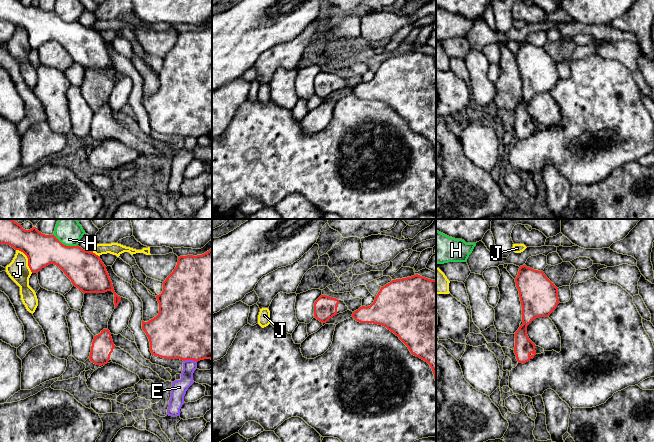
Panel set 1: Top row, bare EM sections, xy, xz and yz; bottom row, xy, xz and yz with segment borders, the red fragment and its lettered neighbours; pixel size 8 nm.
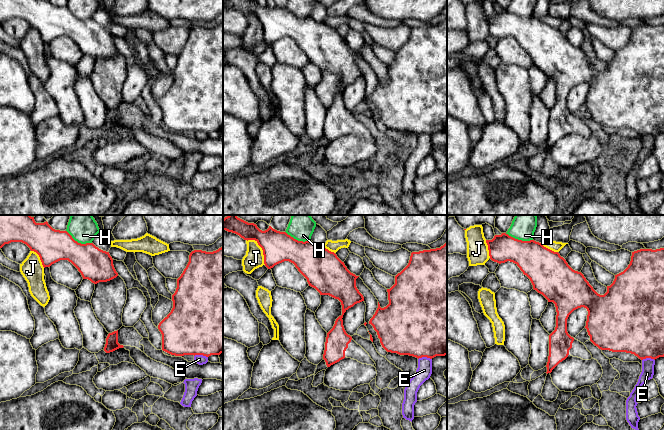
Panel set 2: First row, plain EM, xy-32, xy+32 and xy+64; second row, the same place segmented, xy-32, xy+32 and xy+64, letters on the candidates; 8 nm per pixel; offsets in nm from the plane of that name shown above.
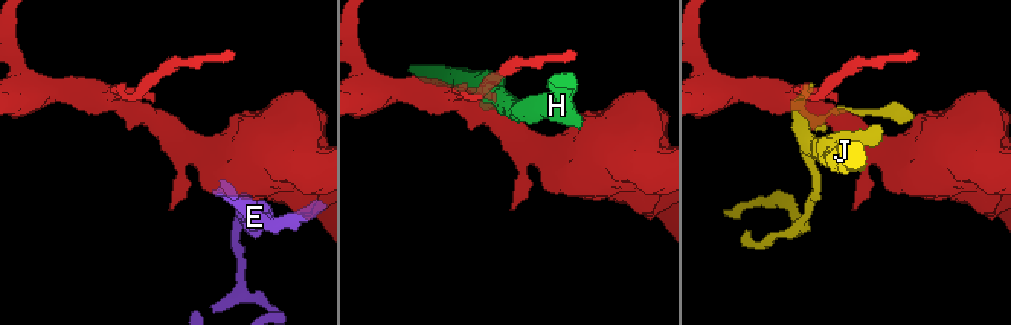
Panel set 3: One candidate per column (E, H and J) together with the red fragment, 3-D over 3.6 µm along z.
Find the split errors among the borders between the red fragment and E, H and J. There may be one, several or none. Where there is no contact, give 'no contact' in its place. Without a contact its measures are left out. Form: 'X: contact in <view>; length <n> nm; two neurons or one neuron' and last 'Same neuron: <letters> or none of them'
E: contact in xy; length 110 nm; two neurons
H: contact in xy; length 220 nm; two neurons
J: contact in xy; length 240 nm; two neurons
Same neuron: none of them

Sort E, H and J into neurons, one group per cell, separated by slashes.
E / H / J

